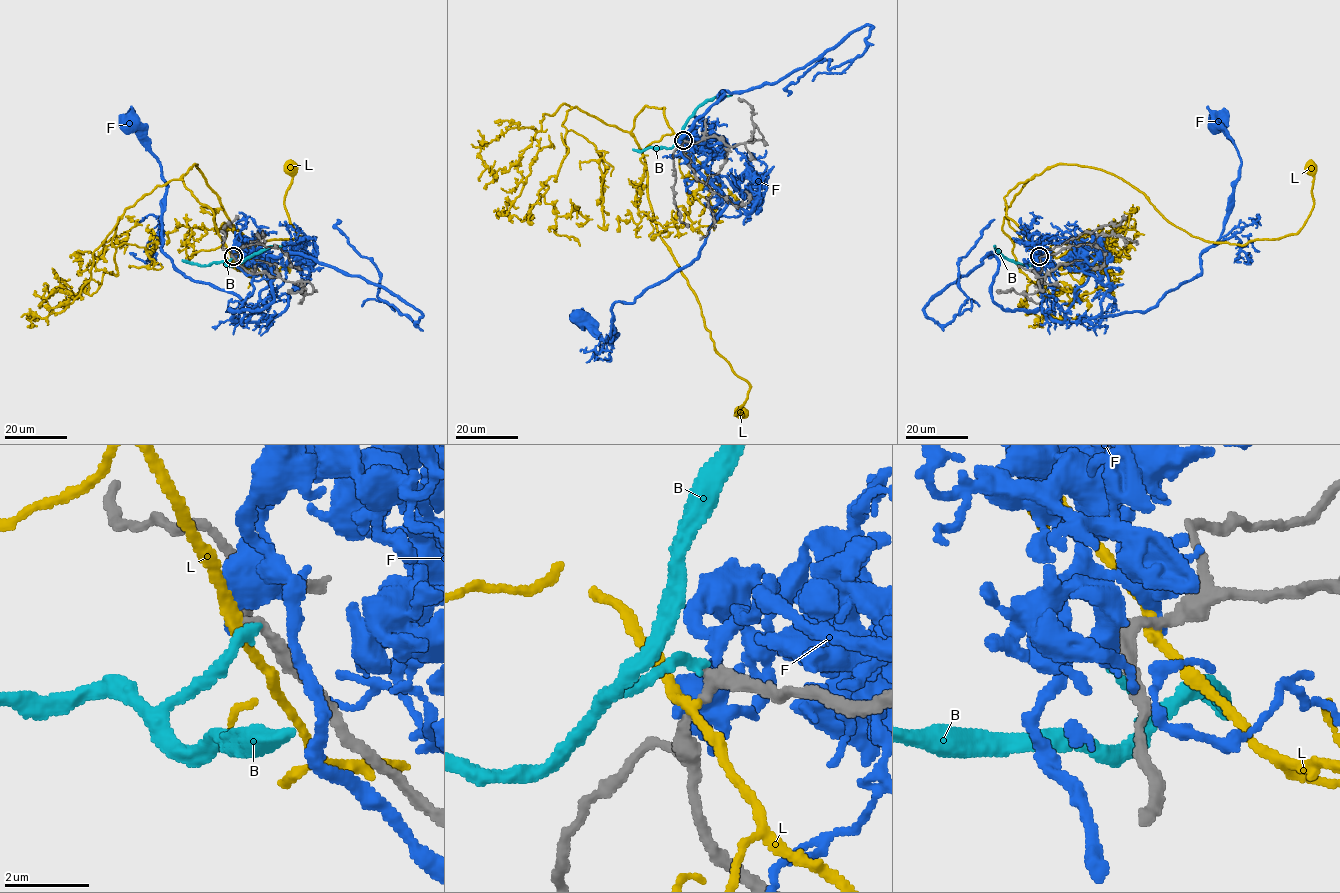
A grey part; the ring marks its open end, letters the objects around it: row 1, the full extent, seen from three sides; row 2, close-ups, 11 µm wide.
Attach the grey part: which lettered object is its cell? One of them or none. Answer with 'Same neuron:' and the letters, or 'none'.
Same neuron: B

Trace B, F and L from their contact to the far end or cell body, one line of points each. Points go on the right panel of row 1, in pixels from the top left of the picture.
B: (1039, 256), (1039, 266), (1015, 263), (994, 245)
F: (1043, 256), (1033, 263), (1041, 307), (1060, 322), (1143, 312), (1198, 277), (1241, 160), (1216, 123)
L: (1042, 256), (1004, 196), (1059, 164), (1113, 173), (1179, 228), (1240, 245), (1295, 234), (1313, 205), (1311, 167)

